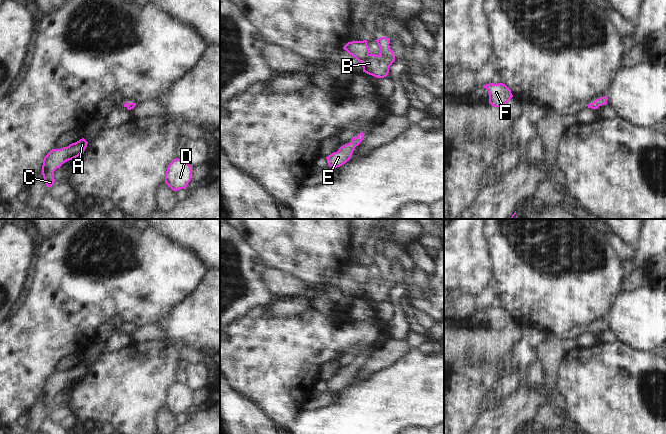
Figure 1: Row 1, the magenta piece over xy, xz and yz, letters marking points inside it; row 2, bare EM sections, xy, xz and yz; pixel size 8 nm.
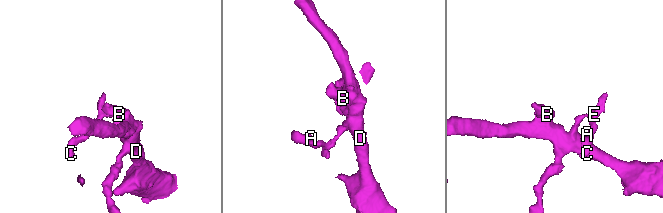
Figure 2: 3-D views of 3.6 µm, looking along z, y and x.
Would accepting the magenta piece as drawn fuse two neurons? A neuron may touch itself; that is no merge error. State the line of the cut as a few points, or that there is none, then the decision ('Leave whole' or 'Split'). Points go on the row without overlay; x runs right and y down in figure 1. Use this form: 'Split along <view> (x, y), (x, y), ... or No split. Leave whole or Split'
No split. Leave whole

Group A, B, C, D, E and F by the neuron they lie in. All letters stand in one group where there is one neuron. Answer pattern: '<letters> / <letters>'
A B C D E F

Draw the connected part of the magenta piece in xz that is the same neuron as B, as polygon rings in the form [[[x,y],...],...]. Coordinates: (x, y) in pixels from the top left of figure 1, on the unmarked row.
[[[381,261],[375,265],[380,272],[379,279],[369,277],[367,264],[348,266],[343,273],[362,288],[363,296],[376,302],[384,302],[388,299],[395,280],[389,271],[390,262]]]

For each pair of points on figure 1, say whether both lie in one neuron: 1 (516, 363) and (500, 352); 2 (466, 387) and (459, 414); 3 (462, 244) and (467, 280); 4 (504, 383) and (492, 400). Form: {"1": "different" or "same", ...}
{"1": "different", "2": "same", "3": "same", "4": "same"}

